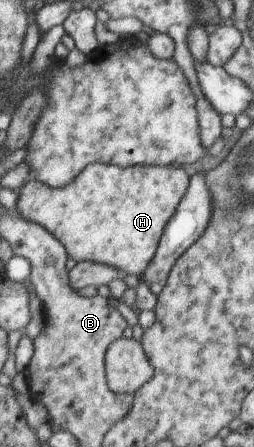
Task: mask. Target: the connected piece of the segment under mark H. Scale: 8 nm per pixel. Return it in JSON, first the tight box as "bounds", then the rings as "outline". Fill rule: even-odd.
{"bounds":[16,163,191,277],"outline":[[[101,163],[90,164],[63,188],[50,188],[42,181],[31,176],[24,182],[19,192],[16,212],[25,220],[46,228],[66,247],[68,256],[76,262],[91,261],[117,268],[122,274],[141,277],[143,271],[153,262],[158,244],[165,234],[170,219],[173,218],[178,204],[190,190],[191,172],[176,164],[167,166],[135,165],[120,167]]]}

